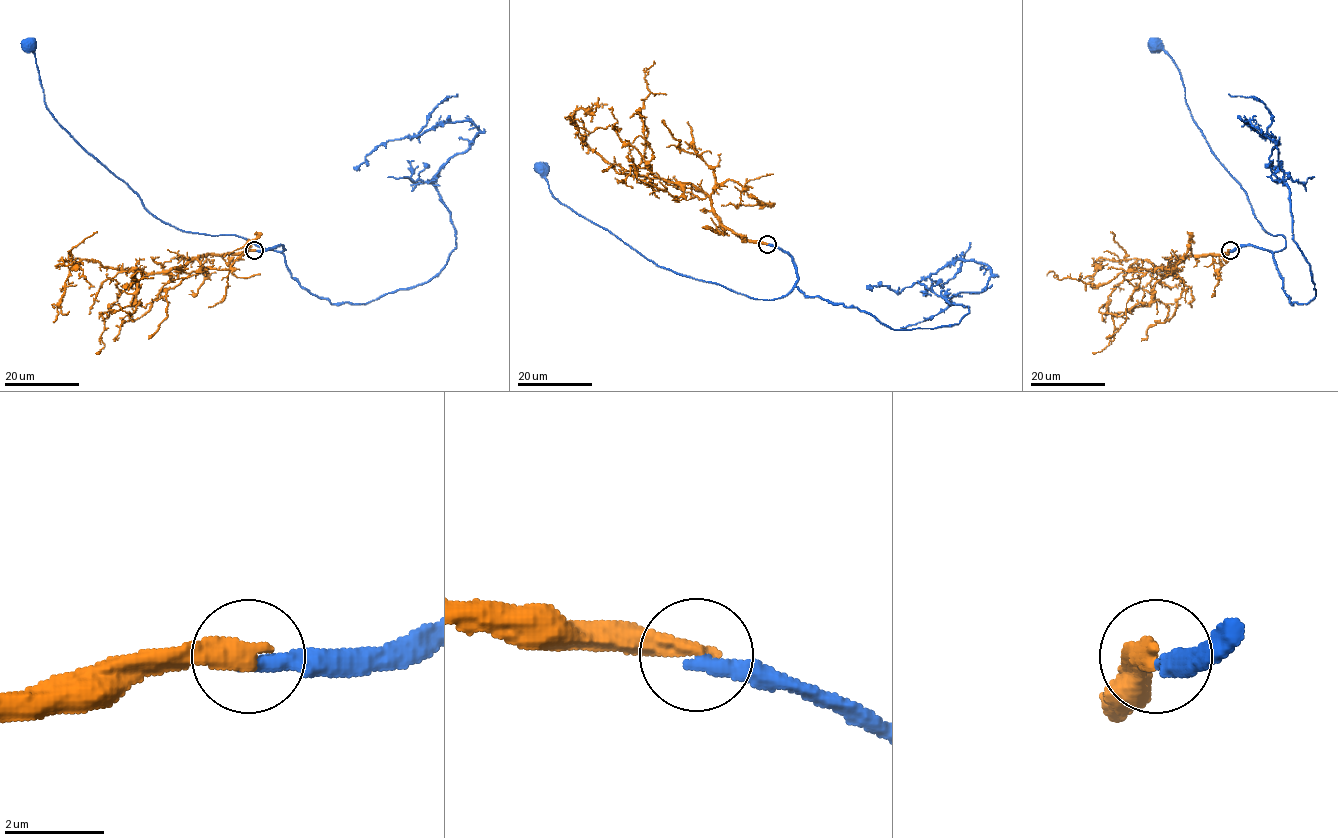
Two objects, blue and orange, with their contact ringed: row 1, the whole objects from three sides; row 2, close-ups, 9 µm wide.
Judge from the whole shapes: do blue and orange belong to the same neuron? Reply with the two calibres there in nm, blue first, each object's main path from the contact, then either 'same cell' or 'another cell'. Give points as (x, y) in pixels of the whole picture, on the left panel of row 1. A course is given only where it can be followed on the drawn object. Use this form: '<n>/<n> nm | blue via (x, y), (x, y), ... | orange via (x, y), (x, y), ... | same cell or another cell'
320/420 nm | blue via (254, 250), (284, 249), (255, 245), (235, 235), (186, 232), (144, 206), (48, 110), (29, 43) | orange via (254, 250), (207, 254), (176, 268), (152, 272), (61, 258), (66, 265), (81, 269), (88, 288) | another cell

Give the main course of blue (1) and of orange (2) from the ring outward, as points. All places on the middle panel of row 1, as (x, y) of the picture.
1: (767, 244), (792, 258), (797, 280), (785, 295), (755, 299), (647, 260), (561, 204), (542, 171)
2: (767, 244), (728, 230), (712, 201), (689, 184), (620, 174), (606, 163), (574, 119), (579, 108), (601, 107)

